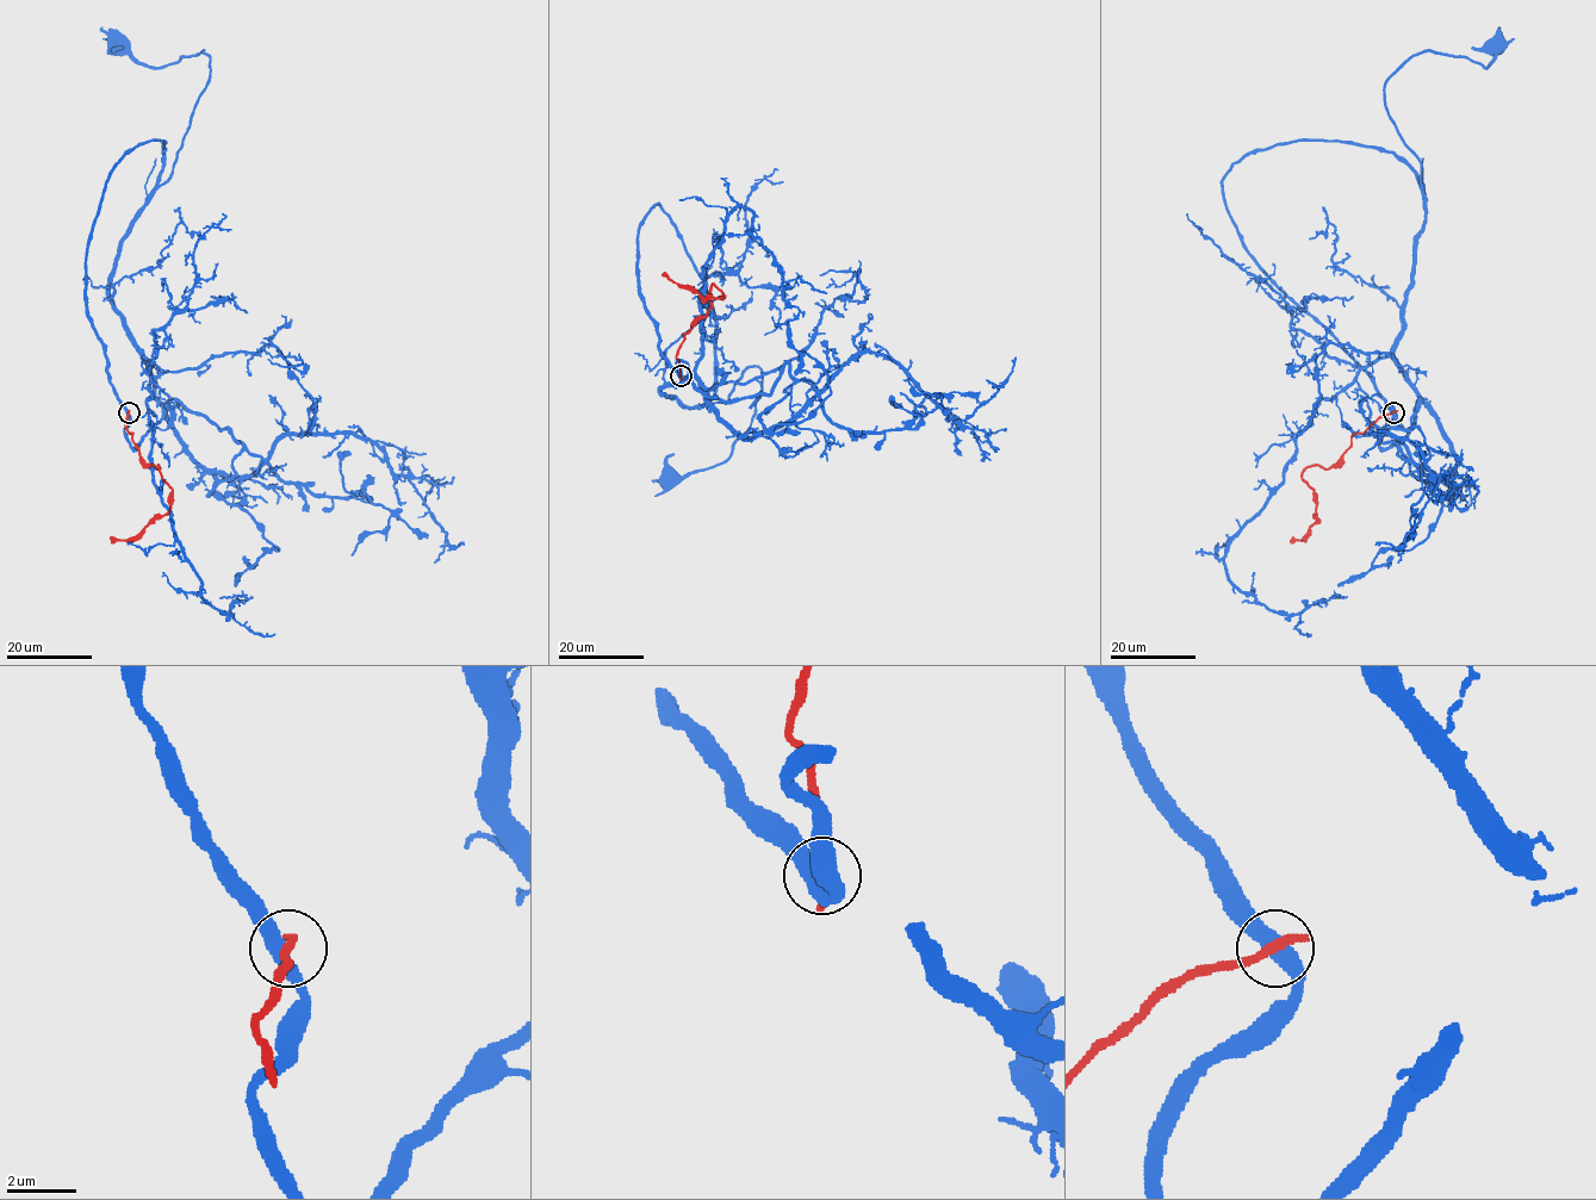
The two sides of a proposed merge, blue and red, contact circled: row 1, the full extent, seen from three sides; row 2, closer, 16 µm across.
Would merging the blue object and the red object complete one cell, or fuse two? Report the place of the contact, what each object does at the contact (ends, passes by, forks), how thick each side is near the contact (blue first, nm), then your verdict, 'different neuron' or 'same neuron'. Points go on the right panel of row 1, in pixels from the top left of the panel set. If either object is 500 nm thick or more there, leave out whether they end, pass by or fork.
place (1393, 412); blue passes by; red ends; calibres 440 and 320 nm; different neuron

